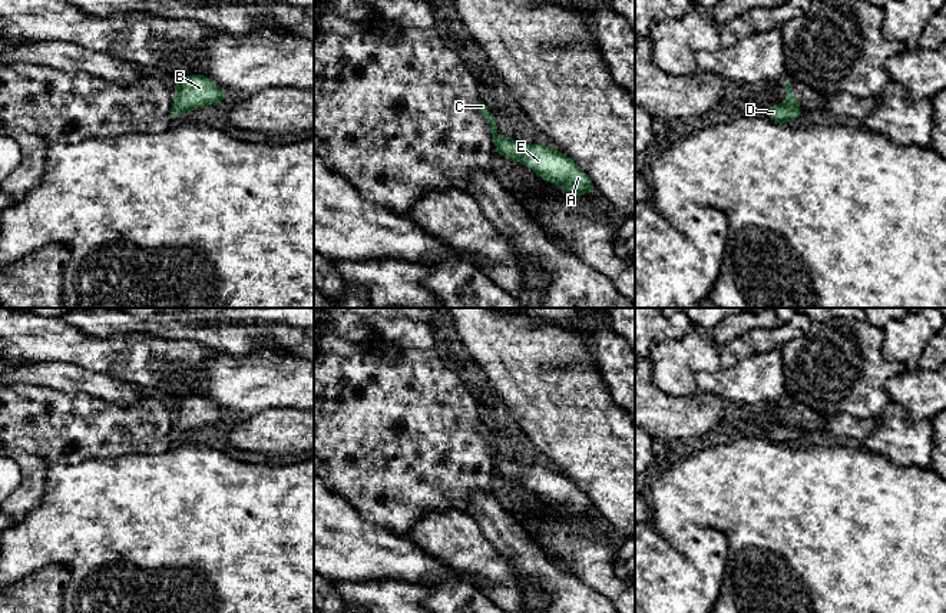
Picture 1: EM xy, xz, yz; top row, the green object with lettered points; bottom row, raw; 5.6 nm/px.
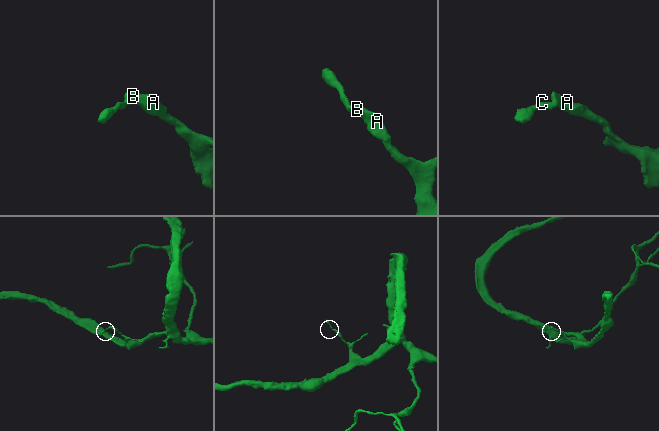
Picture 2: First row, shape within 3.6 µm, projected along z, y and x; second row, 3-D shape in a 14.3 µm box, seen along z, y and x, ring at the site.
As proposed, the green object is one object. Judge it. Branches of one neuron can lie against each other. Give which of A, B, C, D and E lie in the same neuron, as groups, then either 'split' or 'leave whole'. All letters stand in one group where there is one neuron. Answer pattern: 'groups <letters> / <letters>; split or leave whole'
groups A B C D E; leave whole

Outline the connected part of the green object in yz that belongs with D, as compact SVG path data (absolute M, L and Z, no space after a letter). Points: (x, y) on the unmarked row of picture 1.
M785 402L784 408L785 408L788 421L781 425L773 425L767 430L765 438L777 444L787 444L790 441L798 441L801 435L798 421L796 420L791 411L791 404Z

